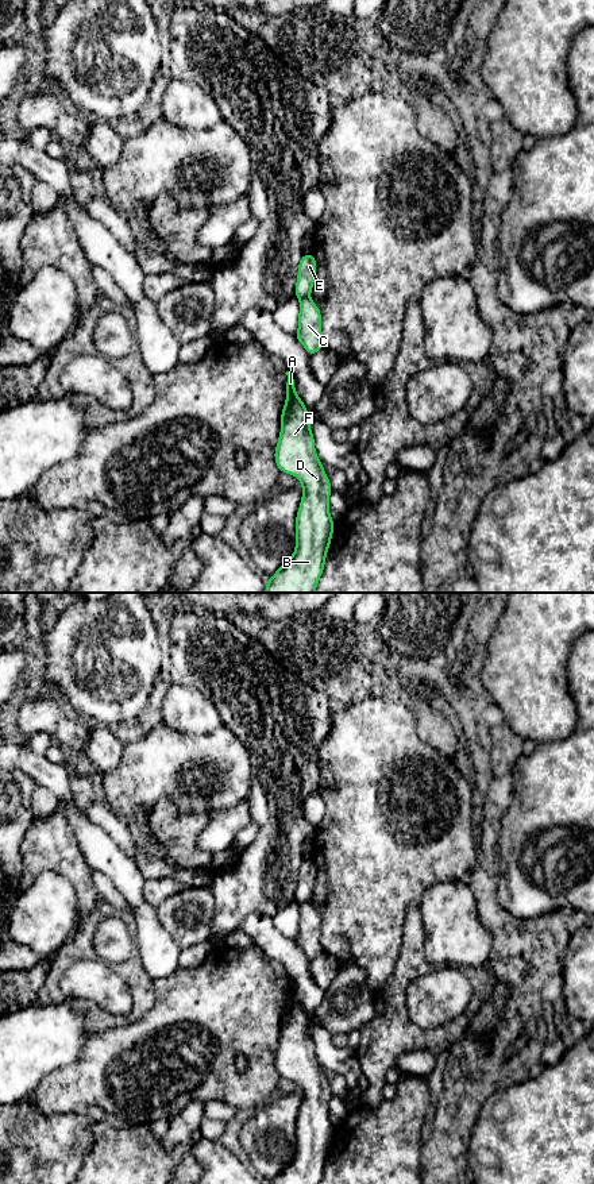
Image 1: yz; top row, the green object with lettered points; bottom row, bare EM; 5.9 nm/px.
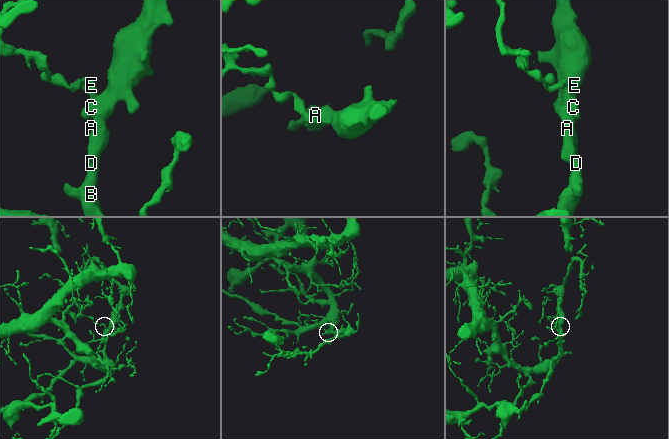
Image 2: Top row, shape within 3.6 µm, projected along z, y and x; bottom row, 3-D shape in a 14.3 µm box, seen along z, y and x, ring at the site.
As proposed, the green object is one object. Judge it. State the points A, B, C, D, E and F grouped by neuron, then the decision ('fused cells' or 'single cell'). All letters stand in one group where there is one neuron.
A B C D E F | single cell

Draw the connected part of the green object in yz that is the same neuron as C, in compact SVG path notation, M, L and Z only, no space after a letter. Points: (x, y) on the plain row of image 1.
M302 859L294 895L294 900L300 903L298 936L294 942L305 952L310 961L324 952L324 942L321 940L323 922L317 910L309 903L316 873L317 867L313 859Z

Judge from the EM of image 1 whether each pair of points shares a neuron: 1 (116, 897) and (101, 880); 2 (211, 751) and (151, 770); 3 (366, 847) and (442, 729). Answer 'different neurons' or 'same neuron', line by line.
1: same neuron
2: same neuron
3: different neurons

